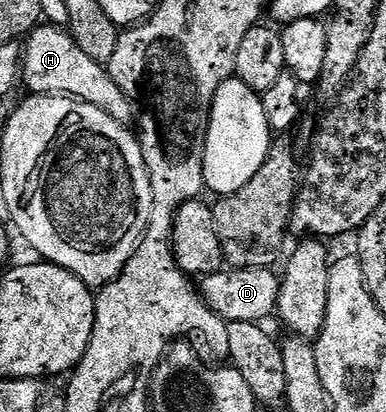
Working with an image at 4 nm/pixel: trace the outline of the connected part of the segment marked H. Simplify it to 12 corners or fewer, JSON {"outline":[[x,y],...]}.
{"outline":[[64,28],[24,38],[30,94],[74,97],[134,124],[133,98]]}

